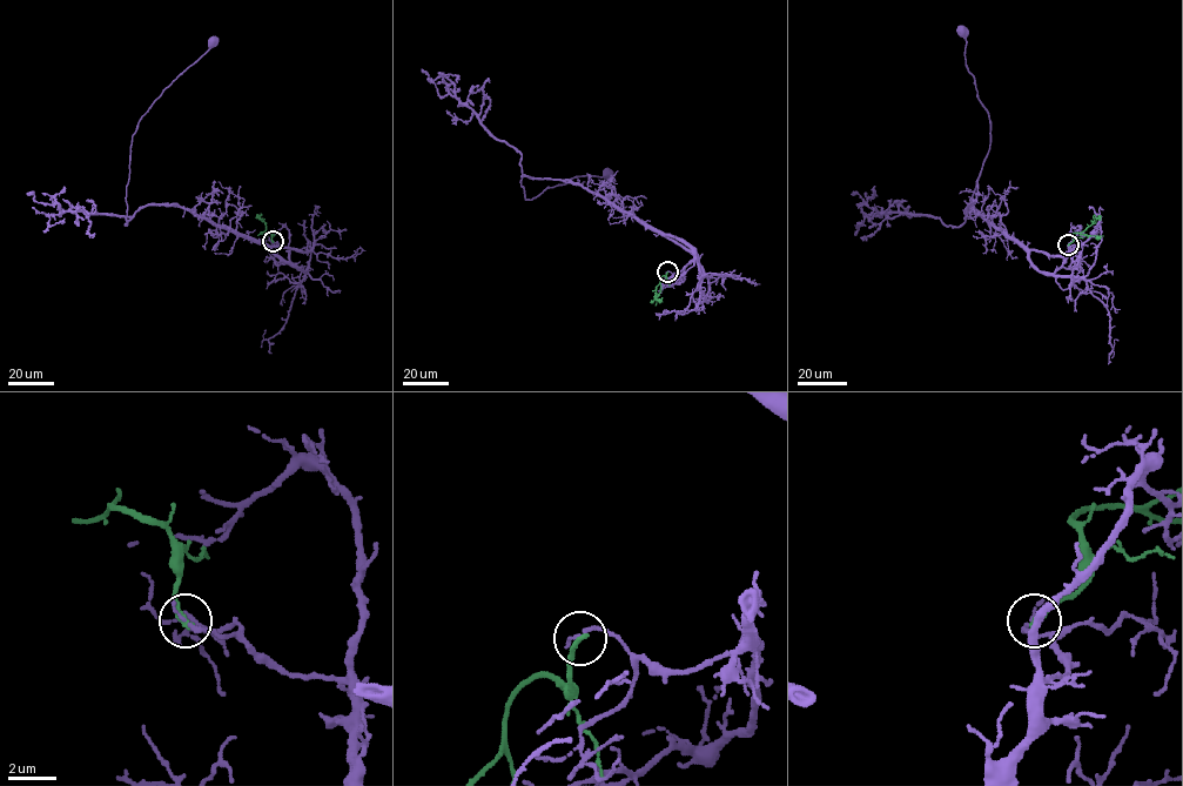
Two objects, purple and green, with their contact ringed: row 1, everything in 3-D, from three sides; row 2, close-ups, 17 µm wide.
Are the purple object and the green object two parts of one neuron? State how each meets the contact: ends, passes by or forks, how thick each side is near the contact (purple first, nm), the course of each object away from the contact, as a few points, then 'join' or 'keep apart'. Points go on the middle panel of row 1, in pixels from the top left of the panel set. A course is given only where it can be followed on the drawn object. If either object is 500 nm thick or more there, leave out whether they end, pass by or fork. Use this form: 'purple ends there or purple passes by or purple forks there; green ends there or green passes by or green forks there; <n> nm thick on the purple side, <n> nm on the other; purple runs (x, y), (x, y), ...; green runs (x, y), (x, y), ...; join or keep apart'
purple ends there; green ends there; 180 nm thick on the purple side, 240 nm on the other; purple runs (667, 271), (681, 274), (693, 259), (686, 244), (579, 186), (526, 176), (521, 185), (531, 199), (606, 172); green runs (667, 271), (660, 279), (659, 295), (650, 302); keep apart

